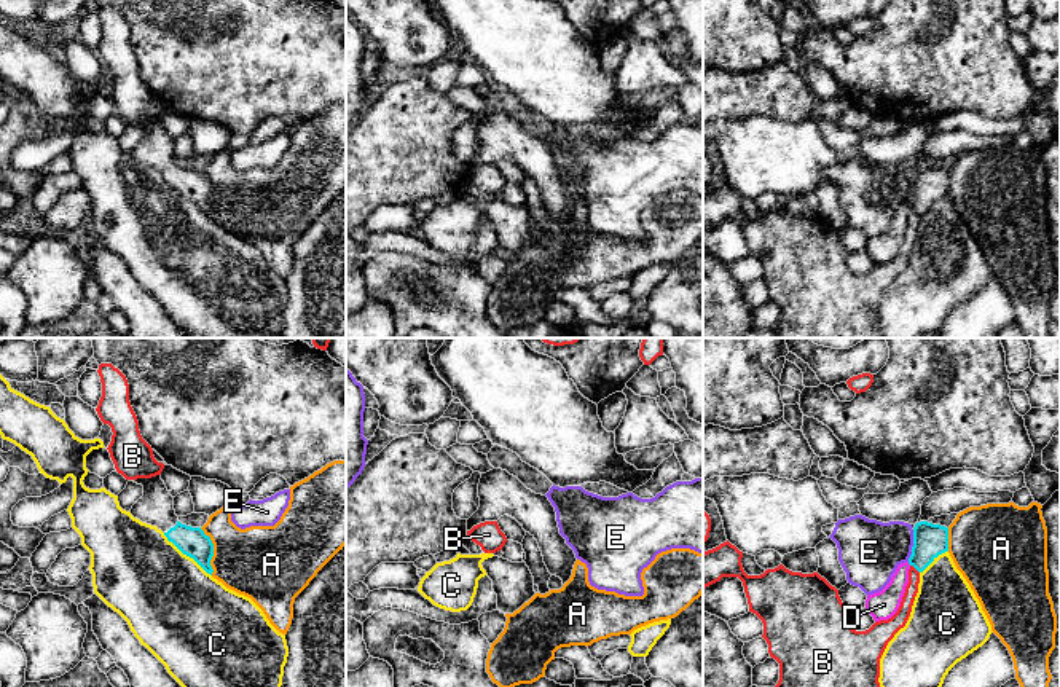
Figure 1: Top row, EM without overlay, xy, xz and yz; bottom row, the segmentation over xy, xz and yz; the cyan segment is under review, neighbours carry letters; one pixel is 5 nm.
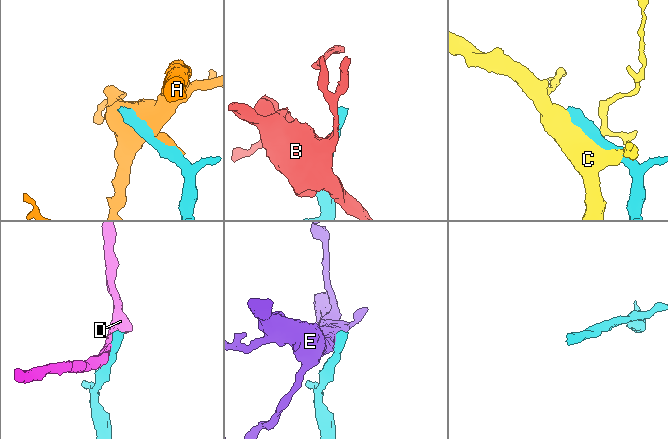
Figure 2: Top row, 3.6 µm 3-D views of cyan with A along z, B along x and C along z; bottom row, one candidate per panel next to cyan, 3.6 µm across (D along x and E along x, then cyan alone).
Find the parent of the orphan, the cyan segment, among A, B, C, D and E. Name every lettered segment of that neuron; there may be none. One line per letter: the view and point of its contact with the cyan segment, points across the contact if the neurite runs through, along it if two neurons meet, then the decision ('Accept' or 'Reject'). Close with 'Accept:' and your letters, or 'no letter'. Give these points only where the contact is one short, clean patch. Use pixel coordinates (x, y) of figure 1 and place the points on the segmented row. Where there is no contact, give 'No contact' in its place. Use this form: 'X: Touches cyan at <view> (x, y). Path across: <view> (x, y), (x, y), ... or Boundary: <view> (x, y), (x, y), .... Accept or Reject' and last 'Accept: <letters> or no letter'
A: Touches cyan at xy (212, 552). Reject
B: Touches cyan at yz (915, 568). Reject
C: Touches cyan at xy (187, 555). Reject
D: Touches cyan at yz (909, 563). Reject
E: Touches cyan at yz (914, 545). Reject
Accept: no letter

